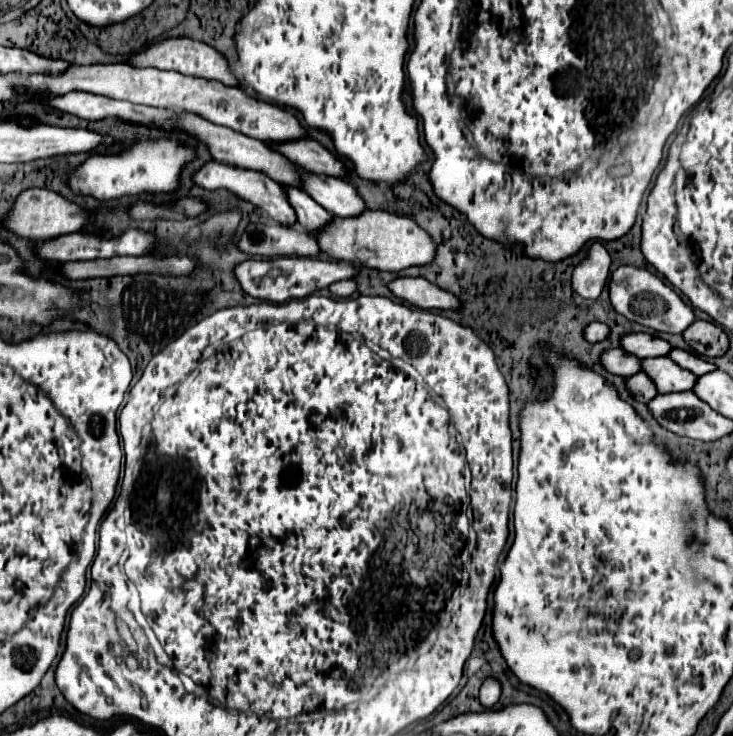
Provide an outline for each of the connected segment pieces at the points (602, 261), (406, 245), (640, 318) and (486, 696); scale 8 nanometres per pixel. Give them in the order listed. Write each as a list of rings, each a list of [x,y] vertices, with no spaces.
[[[592,242],[586,250],[586,258],[580,260],[572,272],[574,292],[582,298],[598,298],[610,270],[610,256],[600,242]]]
[[[366,210],[350,218],[334,216],[330,226],[326,226],[326,230],[318,230],[314,236],[320,246],[320,256],[388,272],[398,272],[408,266],[424,266],[432,262],[436,250],[432,238],[422,228],[418,228],[414,220],[390,212]]]
[[[620,266],[618,270],[612,272],[610,282],[610,302],[614,310],[622,316],[626,316],[632,322],[638,322],[642,326],[648,326],[658,332],[670,332],[670,334],[682,334],[686,326],[694,322],[694,312],[690,306],[682,302],[682,298],[668,286],[664,284],[656,274],[636,268],[636,266]]]
[[[492,676],[486,678],[484,684],[482,684],[482,688],[480,688],[480,702],[482,702],[482,706],[492,708],[500,700],[500,694],[502,694],[500,680],[496,680]]]

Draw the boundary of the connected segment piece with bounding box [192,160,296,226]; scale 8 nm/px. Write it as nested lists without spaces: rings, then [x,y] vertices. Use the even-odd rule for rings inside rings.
[[[210,160],[206,162],[200,170],[196,170],[192,174],[192,182],[204,190],[228,190],[232,194],[236,194],[238,198],[246,200],[246,202],[252,202],[256,208],[262,208],[270,218],[274,218],[276,222],[284,224],[284,226],[292,226],[296,224],[296,214],[292,210],[292,206],[288,204],[286,200],[286,194],[282,190],[282,186],[274,180],[270,180],[266,174],[262,172],[256,172],[256,170],[242,170],[242,168],[236,168],[236,166],[230,166],[230,164],[220,164],[216,160]]]

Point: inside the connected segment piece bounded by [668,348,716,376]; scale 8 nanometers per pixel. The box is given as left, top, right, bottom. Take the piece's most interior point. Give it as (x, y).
(695, 364)

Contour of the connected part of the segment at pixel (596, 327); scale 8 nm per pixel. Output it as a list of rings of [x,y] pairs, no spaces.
[[[592,322],[592,324],[586,326],[586,330],[584,330],[584,338],[586,338],[588,342],[600,342],[600,340],[604,340],[606,336],[608,336],[608,326],[602,324],[602,322]]]

